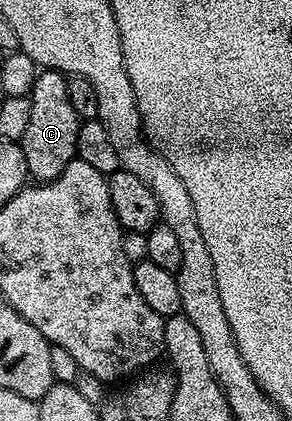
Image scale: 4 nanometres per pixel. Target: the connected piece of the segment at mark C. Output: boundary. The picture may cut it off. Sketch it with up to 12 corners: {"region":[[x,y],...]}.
{"region":[[38,71],[20,140],[29,176],[59,178],[79,117],[64,72]]}

